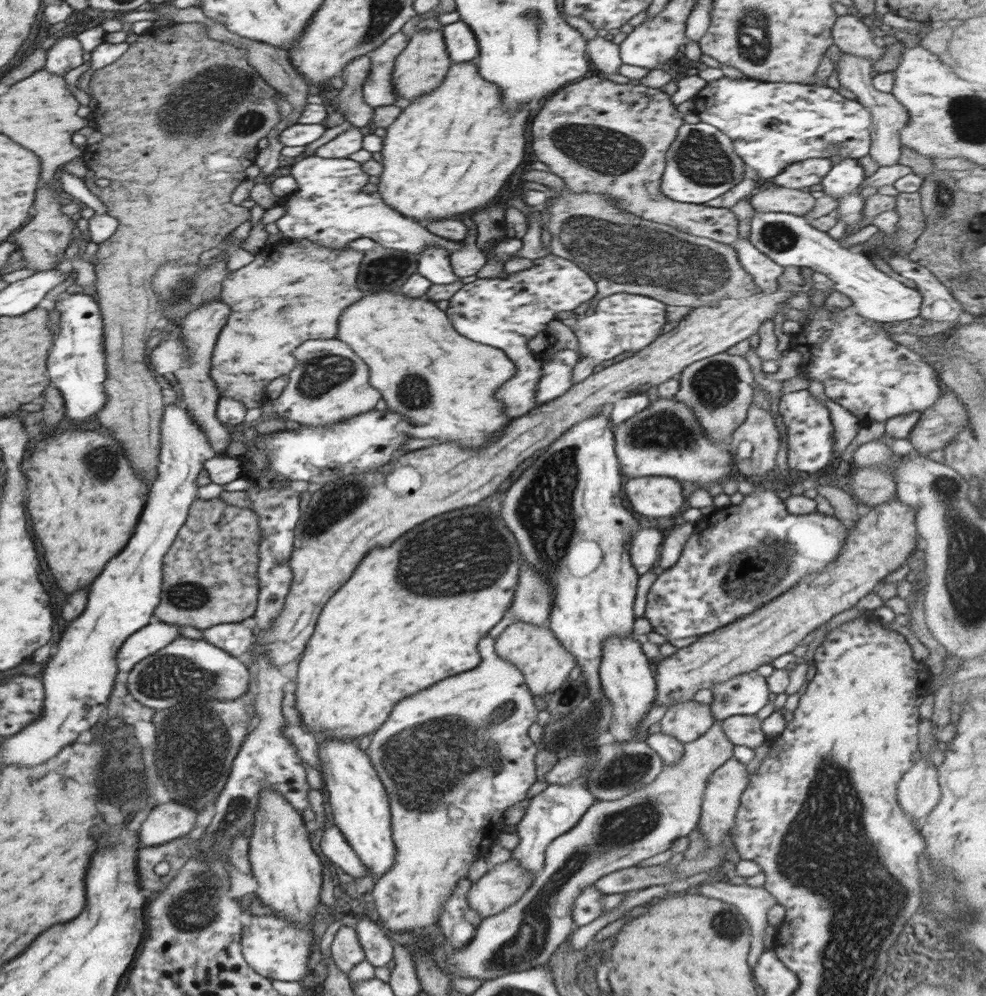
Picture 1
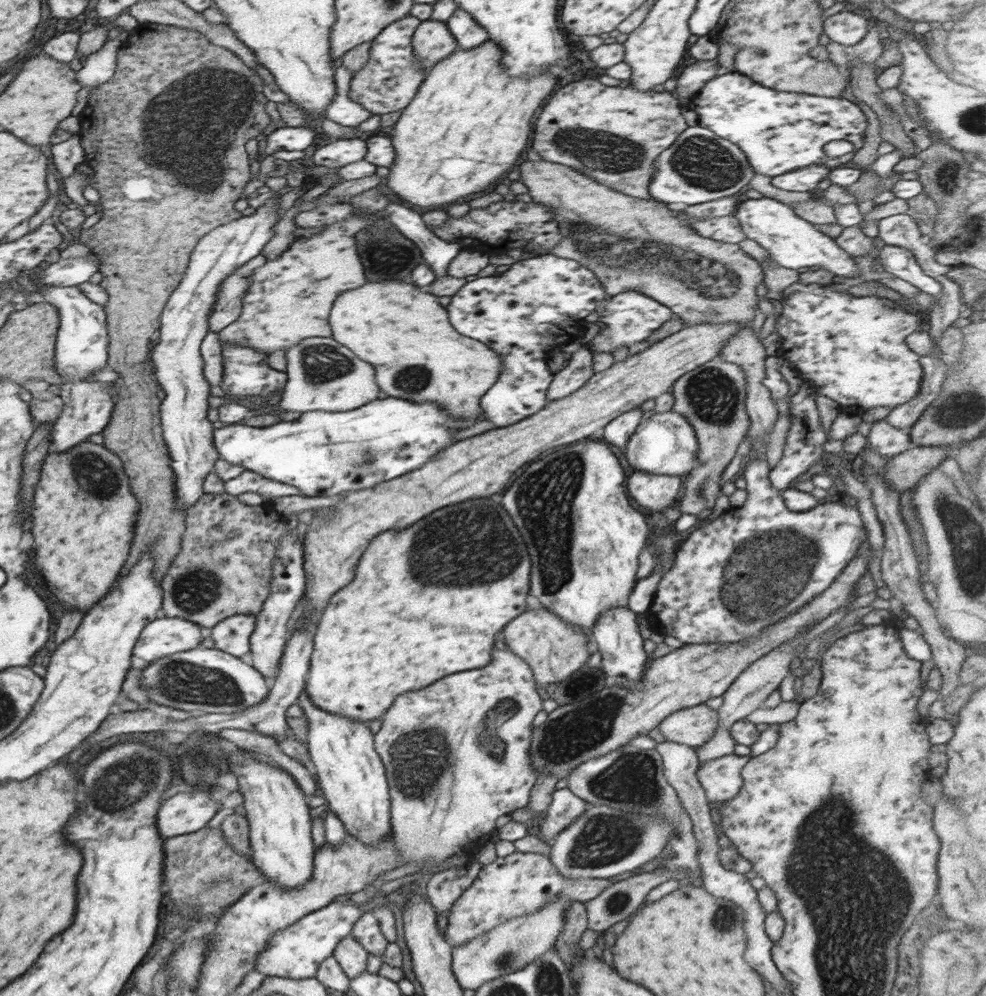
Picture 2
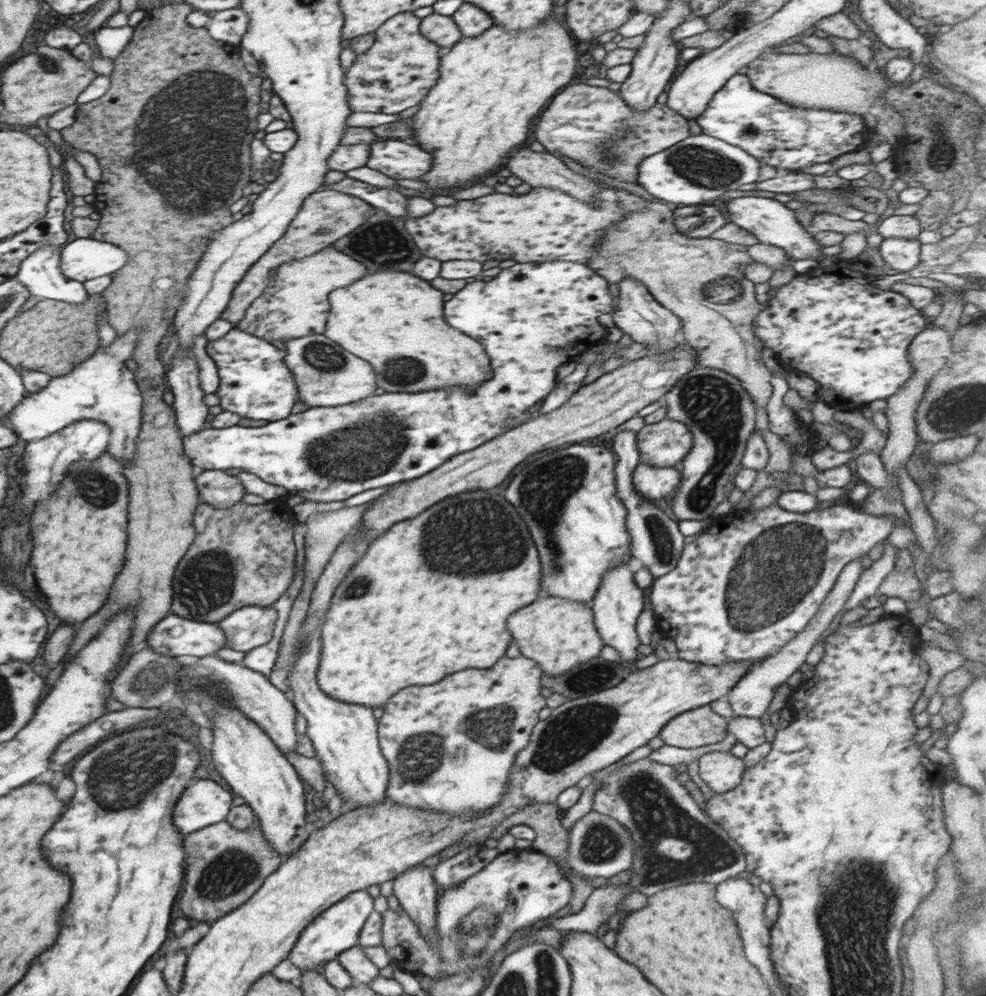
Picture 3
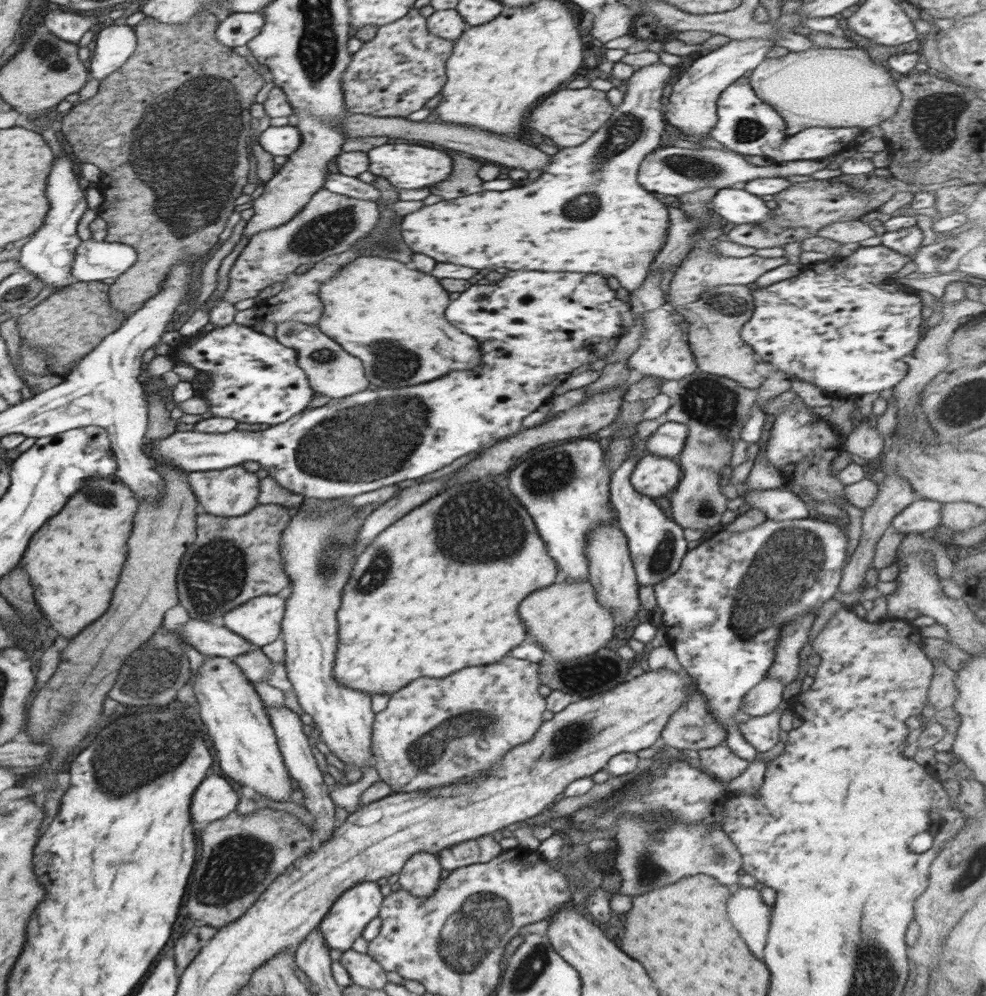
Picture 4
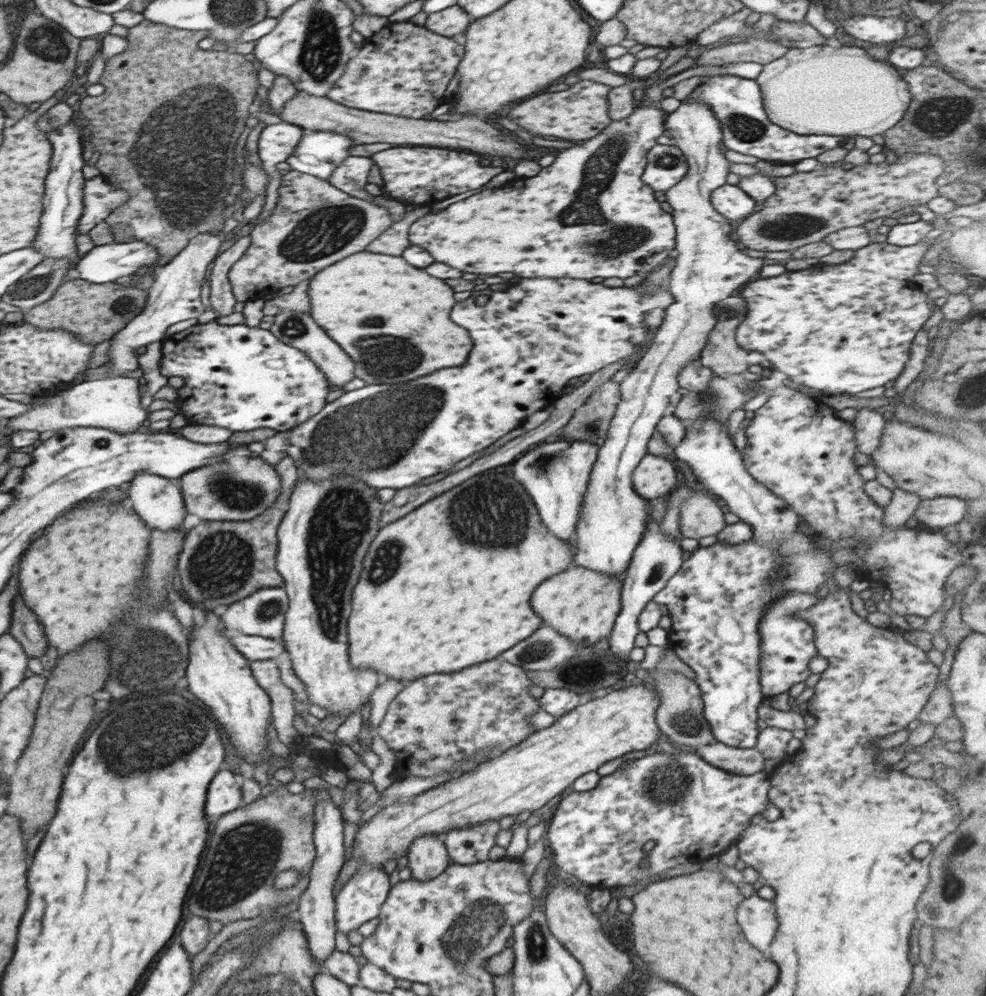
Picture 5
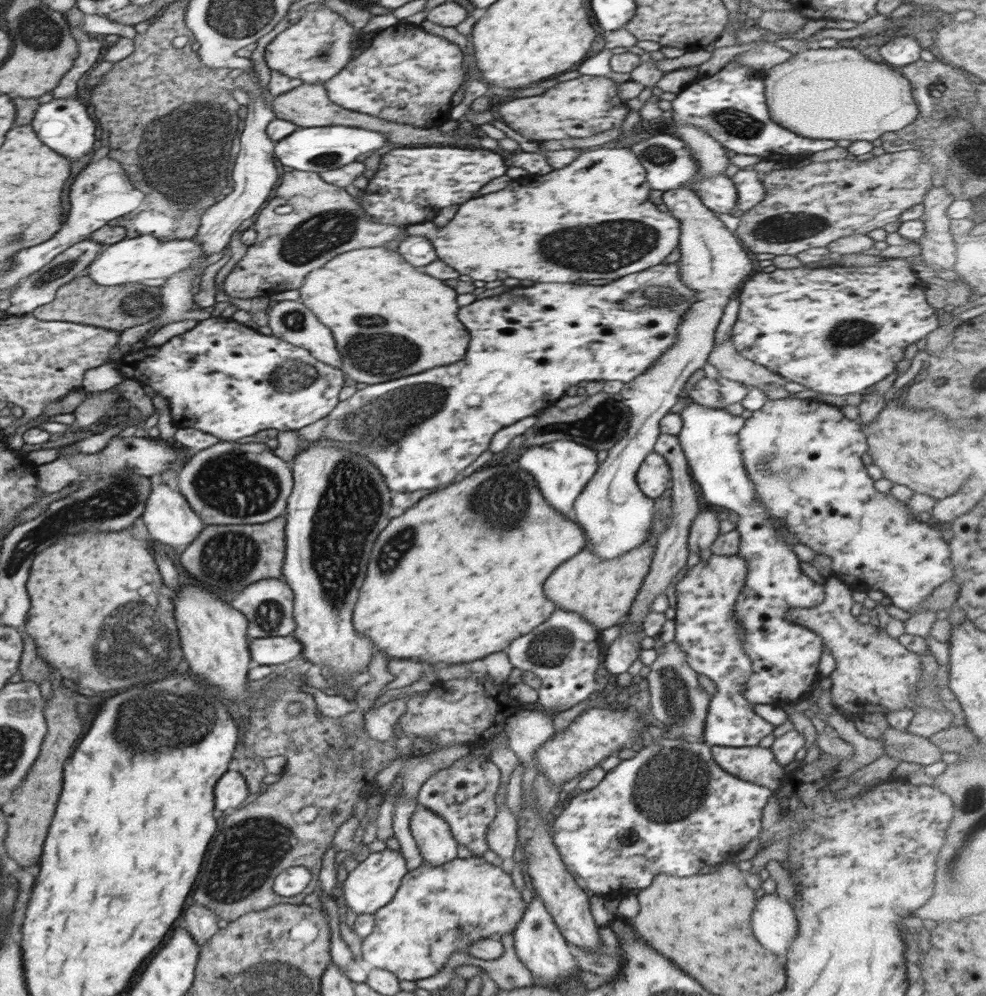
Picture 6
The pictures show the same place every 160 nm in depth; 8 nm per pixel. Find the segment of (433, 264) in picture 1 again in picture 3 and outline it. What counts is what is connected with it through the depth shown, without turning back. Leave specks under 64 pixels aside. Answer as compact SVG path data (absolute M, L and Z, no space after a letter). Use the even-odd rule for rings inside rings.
M345 177L340 182L336 182L336 184L330 184L327 190L341 191L343 194L360 198L368 205L384 210L392 218L402 218L404 222L409 219L408 198L402 196L396 189L378 188L359 182L356 179Z

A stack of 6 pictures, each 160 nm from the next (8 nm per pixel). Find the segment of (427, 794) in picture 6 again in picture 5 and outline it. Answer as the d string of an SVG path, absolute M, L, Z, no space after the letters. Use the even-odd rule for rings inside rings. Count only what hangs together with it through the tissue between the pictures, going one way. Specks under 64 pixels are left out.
M490 819L476 825L448 829L442 839L452 863L476 864L488 859L490 848L494 848L496 844L495 838L499 830L499 820Z

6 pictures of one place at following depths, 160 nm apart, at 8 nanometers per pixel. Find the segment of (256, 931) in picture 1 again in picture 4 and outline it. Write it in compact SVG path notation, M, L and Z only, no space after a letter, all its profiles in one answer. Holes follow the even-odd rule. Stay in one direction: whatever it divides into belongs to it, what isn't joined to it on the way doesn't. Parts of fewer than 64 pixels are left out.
M376 881L363 882L345 890L336 902L329 908L328 914L318 924L322 931L324 942L330 950L348 951L354 945L354 940L363 936L366 925L379 916L379 910L383 901L382 892Z

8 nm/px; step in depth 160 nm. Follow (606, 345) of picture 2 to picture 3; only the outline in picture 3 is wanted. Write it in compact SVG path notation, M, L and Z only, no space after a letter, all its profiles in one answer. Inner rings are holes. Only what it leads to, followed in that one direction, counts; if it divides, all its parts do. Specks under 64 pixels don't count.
M622 277L618 282L619 296L615 299L615 310L612 315L620 329L632 336L633 342L641 342L650 346L657 345L650 354L661 354L673 350L681 339L681 320L668 308L664 308L652 294L648 292L646 285L632 277Z

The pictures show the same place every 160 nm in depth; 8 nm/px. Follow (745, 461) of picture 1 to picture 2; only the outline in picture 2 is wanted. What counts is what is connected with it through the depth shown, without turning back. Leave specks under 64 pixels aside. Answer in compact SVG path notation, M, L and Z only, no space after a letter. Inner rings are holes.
M544 159L524 162L520 164L520 180L528 186L533 202L540 202L542 206L550 208L554 222L560 226L563 239L552 250L553 256L574 260L588 268L596 278L599 278L607 294L641 292L667 306L677 317L682 318L686 326L690 327L698 323L742 325L742 330L725 342L719 355L726 362L737 364L745 374L747 382L745 407L751 420L746 435L752 436L752 448L747 456L752 458L766 453L766 445L762 442L772 432L779 416L771 392L763 386L763 380L766 378L765 360L768 357L766 349L751 327L759 301L756 289L765 277L760 263L742 251L739 243L723 243L696 234L684 222L680 222L676 214L664 203L626 196L594 182L592 178L570 167Z

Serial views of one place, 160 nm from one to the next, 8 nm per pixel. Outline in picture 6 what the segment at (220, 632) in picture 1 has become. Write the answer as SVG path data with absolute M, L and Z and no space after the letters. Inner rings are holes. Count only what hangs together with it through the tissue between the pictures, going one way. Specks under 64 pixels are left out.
M262 579L246 586L242 594L232 601L232 608L243 612L247 618L248 638L268 638L292 635L297 624L293 615L294 593L284 579Z

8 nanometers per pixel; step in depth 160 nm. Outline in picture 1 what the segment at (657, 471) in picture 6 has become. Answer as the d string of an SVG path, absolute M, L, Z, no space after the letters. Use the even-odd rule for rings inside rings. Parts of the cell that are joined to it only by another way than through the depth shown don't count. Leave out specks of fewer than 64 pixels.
M636 477L629 479L623 489L636 516L644 514L650 518L670 518L684 504L680 483L672 477Z

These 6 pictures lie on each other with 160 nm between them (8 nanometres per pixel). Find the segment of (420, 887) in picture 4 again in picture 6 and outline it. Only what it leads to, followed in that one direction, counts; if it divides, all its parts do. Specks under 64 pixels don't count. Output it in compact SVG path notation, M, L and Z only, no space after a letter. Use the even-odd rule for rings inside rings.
M418 805L409 824L424 863L438 866L457 857L457 840L441 816Z

